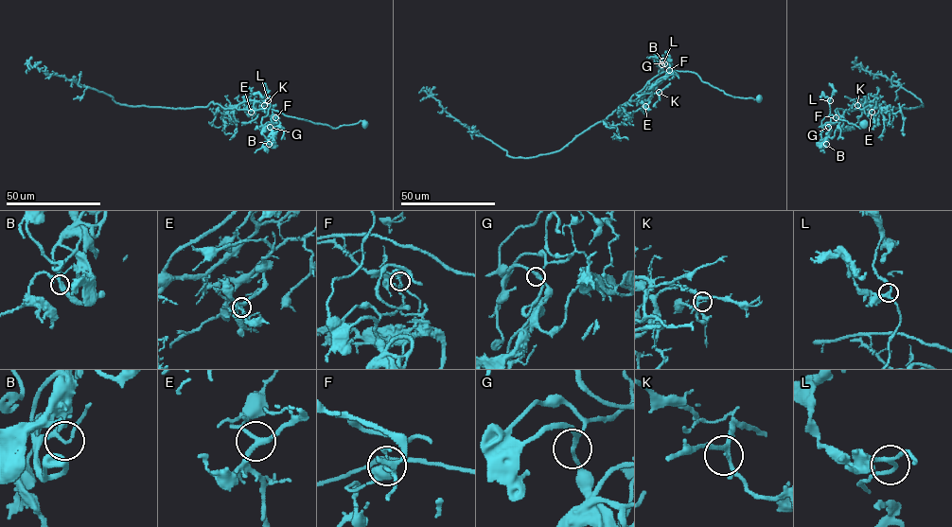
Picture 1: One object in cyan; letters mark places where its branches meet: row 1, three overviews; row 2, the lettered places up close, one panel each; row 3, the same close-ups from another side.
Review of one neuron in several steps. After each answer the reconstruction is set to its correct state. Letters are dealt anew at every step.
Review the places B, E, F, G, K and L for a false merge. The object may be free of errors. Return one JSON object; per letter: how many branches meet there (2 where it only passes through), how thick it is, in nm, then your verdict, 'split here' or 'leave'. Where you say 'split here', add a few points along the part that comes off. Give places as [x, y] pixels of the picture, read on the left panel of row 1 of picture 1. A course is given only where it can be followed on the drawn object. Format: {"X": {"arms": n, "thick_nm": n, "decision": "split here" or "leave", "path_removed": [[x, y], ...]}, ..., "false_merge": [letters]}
{"B": {"arms": 3, "thick_nm": 160, "decision": "leave"}, "E": {"arms": 3, "thick_nm": 240, "decision": "leave"}, "F": {"arms": 3, "thick_nm": 130, "decision": "split here", "path_removed": [[275, 117], [274, 123], [261, 124], [270, 106], [265, 96], [266, 87], [263, 85]]}, "G": {"arms": 3, "thick_nm": 170, "decision": "leave"}, "K": {"arms": 3, "thick_nm": 120, "decision": "leave"}, "L": {"arms": 3, "thick_nm": 180, "decision": "leave"}, "false_merge": ["F"]}

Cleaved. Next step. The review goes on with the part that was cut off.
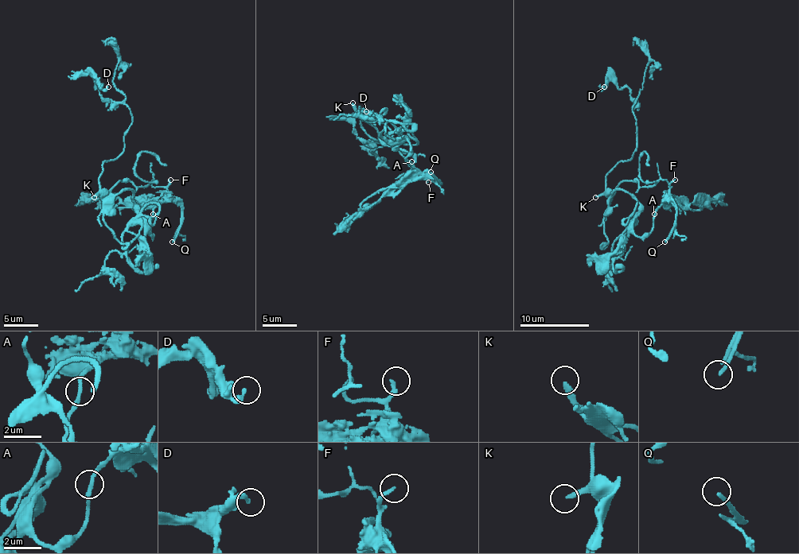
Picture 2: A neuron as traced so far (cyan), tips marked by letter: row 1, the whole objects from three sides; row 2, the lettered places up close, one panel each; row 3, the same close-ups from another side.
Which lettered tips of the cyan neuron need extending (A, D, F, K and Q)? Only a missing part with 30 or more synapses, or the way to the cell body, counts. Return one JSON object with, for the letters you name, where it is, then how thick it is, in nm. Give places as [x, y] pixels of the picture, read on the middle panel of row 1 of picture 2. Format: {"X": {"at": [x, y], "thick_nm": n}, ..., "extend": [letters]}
{"K": {"at": [352, 102], "thick_nm": 260}, "extend": ["K"]}

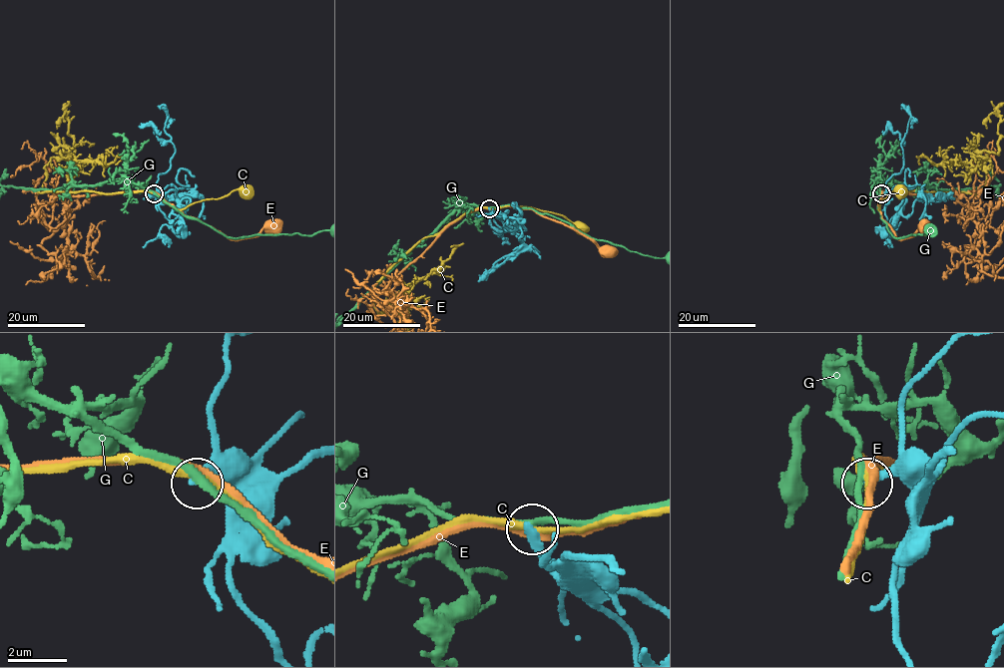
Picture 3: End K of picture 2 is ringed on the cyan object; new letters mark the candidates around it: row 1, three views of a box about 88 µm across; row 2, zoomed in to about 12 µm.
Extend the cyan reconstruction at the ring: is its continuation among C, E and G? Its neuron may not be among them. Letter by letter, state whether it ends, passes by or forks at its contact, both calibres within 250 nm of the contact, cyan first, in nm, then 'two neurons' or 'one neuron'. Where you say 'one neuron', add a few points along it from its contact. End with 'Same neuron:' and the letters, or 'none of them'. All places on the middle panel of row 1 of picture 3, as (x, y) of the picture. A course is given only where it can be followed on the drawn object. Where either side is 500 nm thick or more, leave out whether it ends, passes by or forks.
C: it passes by; 320 nm thick on the cyan side, 240 nm on the other; two neurons
E: it passes by; 360 nm thick on the cyan side, 280 nm on the other; two neurons
G: it passes by; 280 nm thick on the cyan side, 240 nm on the other; two neurons
Same neuron: none of them

